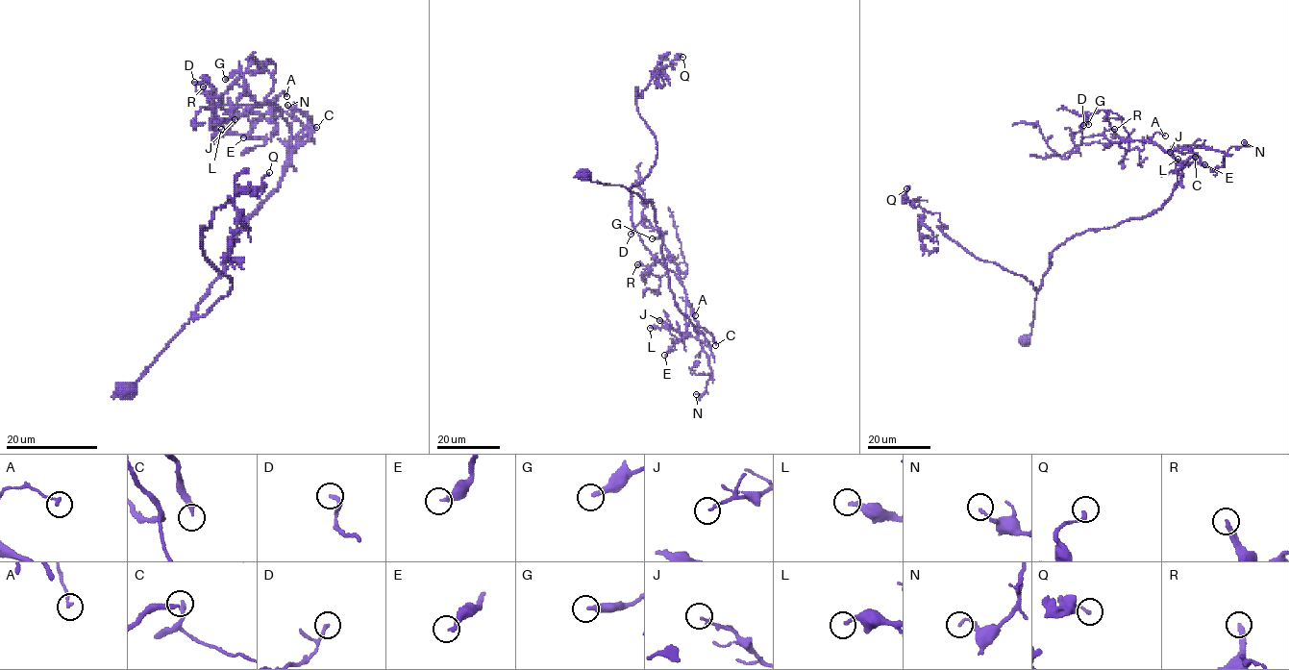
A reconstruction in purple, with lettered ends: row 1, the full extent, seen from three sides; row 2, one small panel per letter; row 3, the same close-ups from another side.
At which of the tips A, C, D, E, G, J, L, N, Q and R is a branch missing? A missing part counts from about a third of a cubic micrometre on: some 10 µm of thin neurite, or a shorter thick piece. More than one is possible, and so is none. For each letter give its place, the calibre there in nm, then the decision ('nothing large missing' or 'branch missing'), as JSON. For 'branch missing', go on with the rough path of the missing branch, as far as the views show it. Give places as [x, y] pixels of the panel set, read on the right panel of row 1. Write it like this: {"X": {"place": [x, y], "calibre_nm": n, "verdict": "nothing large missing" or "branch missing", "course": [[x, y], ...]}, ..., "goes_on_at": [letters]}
{"A": {"place": [1165, 136], "calibre_nm": 180, "verdict": "nothing large missing"}, "C": {"place": [1195, 157], "calibre_nm": 260, "verdict": "branch missing"}, "D": {"place": [1083, 125], "calibre_nm": 190, "verdict": "nothing large missing"}, "E": {"place": [1204, 164], "calibre_nm": 240, "verdict": "nothing large missing"}, "G": {"place": [1088, 124], "calibre_nm": 280, "verdict": "nothing large missing"}, "J": {"place": [1170, 152], "calibre_nm": 170, "verdict": "nothing large missing"}, "L": {"place": [1177, 159], "calibre_nm": 240, "verdict": "nothing large missing"}, "N": {"place": [1244, 142], "calibre_nm": 120, "verdict": "nothing large missing"}, "Q": {"place": [906, 188], "calibre_nm": 180, "verdict": "nothing large missing"}, "R": {"place": [1114, 129], "calibre_nm": 280, "verdict": "nothing large missing"}, "goes_on_at": ["C"]}

